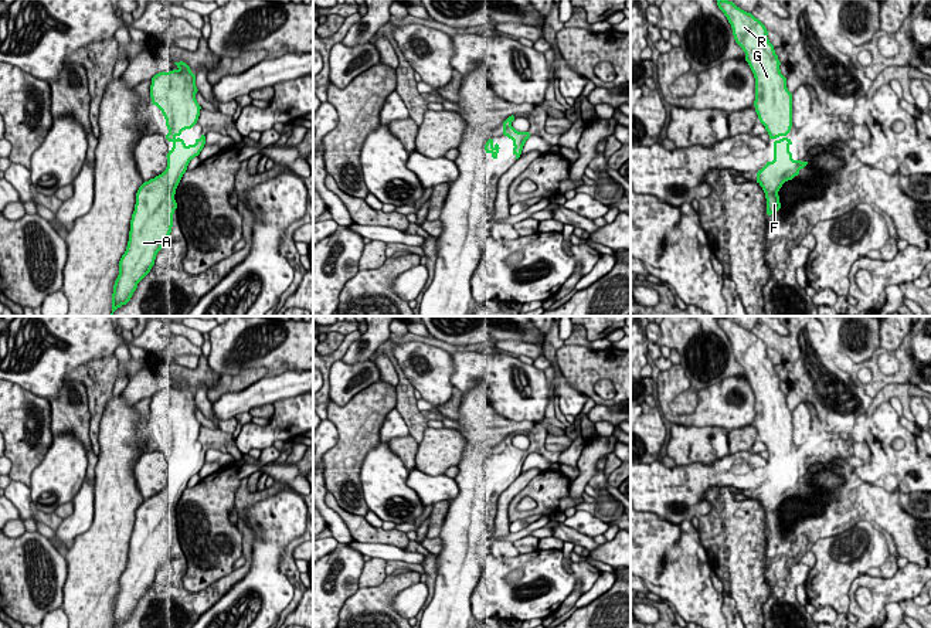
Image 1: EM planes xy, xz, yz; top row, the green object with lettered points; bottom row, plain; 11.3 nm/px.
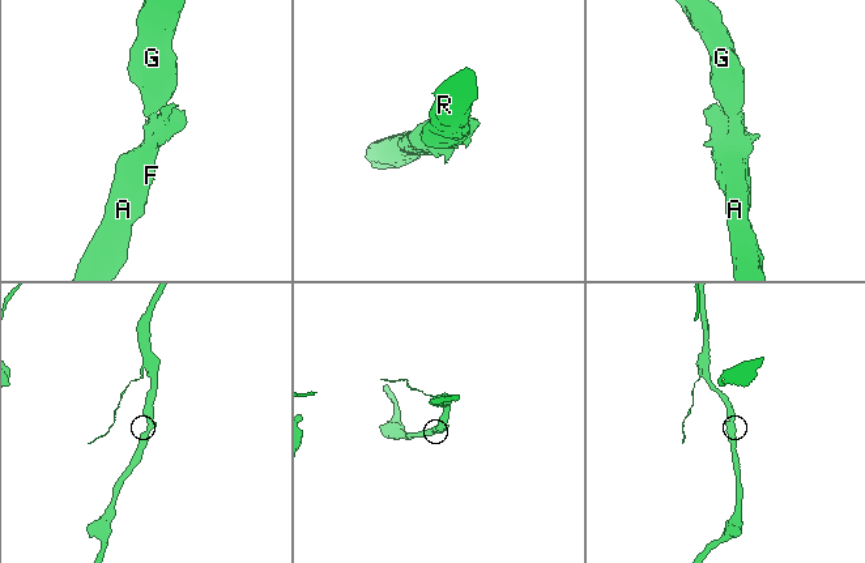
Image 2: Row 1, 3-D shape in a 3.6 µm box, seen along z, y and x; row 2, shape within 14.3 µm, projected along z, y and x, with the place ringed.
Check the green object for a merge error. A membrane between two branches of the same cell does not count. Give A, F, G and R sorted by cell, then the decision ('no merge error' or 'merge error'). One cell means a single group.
A F G R; no merge error

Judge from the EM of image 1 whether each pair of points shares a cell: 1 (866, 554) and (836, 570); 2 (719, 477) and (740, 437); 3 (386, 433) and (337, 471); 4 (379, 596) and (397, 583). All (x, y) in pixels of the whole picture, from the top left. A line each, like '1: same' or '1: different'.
1: same
2: different
3: different
4: same

